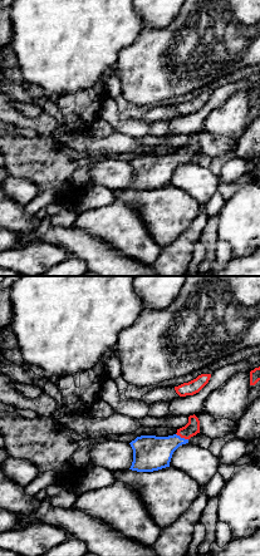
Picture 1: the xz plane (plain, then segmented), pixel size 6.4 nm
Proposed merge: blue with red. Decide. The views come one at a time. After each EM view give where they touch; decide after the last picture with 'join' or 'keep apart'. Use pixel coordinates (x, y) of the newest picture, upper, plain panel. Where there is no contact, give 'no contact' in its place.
meets blue at (182, 157)

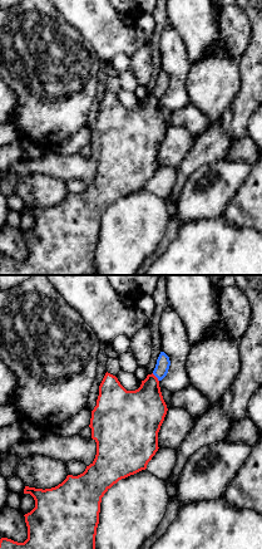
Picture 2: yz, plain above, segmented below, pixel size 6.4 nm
meets blue at (156, 94)

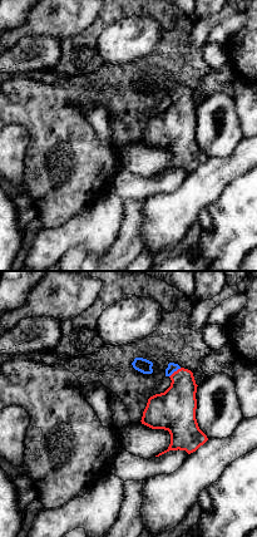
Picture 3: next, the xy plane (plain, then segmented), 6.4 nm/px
meets blue at (174, 89)

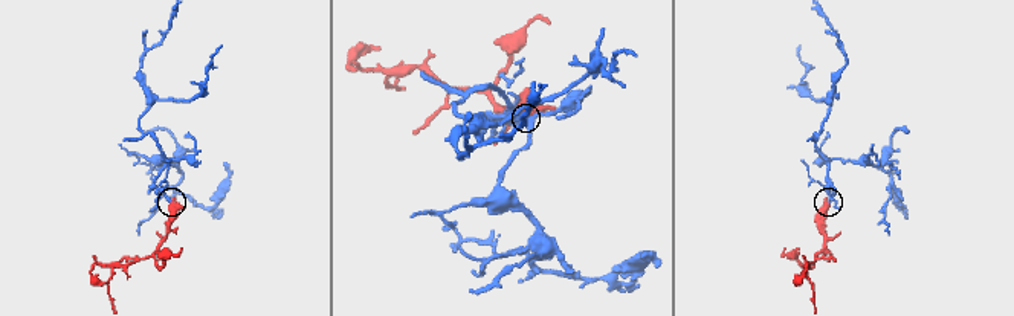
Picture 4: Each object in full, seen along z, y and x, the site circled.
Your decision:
join

